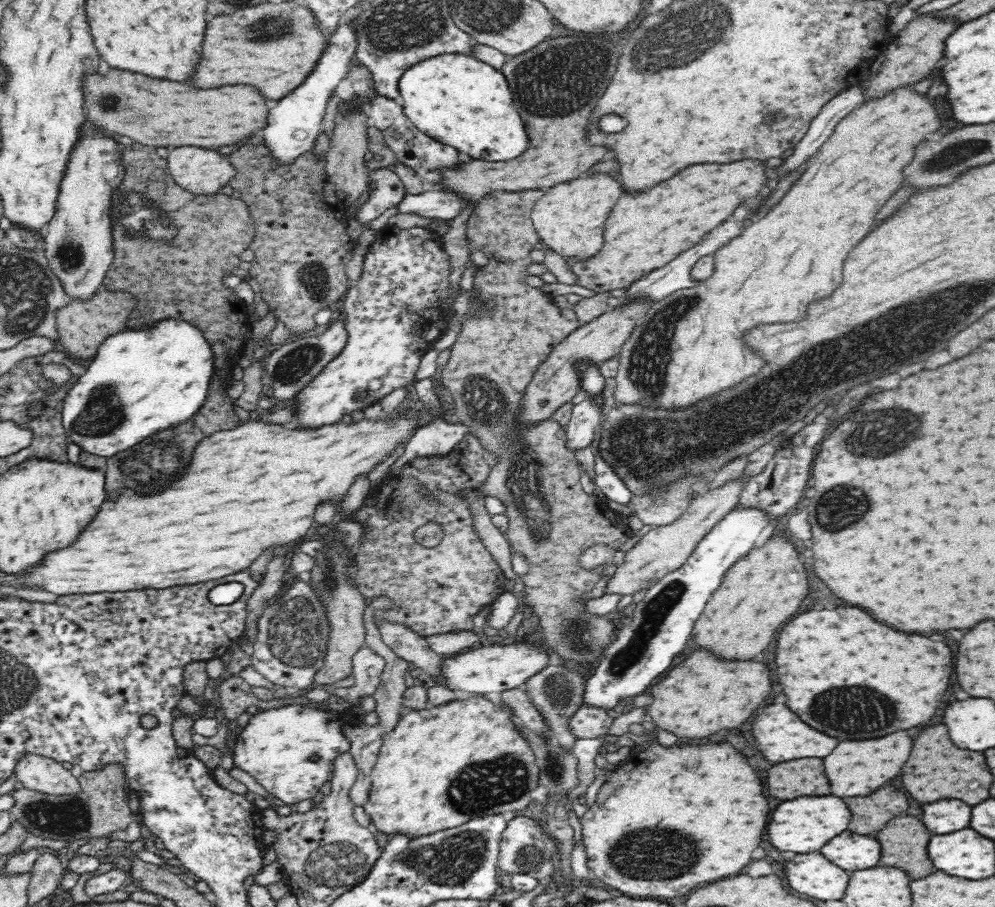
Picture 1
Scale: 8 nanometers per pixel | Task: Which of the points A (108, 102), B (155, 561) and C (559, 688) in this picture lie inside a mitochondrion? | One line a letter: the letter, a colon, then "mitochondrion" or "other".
A: mitochondrion
B: other
C: mitochondrion

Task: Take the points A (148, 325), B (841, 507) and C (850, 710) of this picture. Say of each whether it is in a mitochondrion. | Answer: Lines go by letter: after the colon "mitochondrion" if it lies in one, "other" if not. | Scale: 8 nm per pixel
A: other
B: mitochondrion
C: mitochondrion

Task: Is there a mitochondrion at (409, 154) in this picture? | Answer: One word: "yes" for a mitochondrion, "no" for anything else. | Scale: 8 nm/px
no

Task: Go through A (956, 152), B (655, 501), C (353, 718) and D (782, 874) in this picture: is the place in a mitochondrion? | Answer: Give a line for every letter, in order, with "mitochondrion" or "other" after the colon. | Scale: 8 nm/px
A: mitochondrion
B: mitochondrion
C: other
D: other

